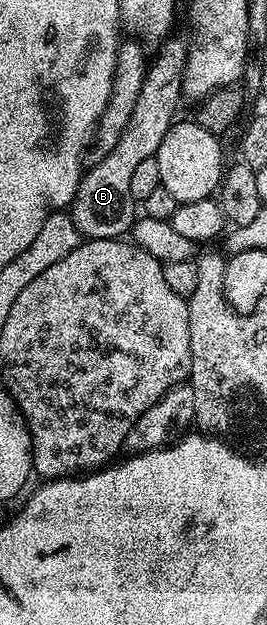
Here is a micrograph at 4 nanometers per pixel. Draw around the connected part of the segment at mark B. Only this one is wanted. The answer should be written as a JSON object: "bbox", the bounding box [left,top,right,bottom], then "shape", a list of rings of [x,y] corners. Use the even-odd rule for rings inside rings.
{"bbox":[69,34,188,240],"shape":[[[171,34],[162,41],[159,57],[150,61],[145,82],[133,118],[121,138],[101,162],[84,171],[77,186],[75,199],[69,205],[69,215],[82,237],[88,240],[113,240],[130,233],[137,219],[137,200],[130,192],[130,179],[136,167],[146,156],[154,156],[171,125],[176,123],[175,111],[184,99],[183,75],[187,65],[188,41]],[[136,208],[136,212],[135,212]]]}

